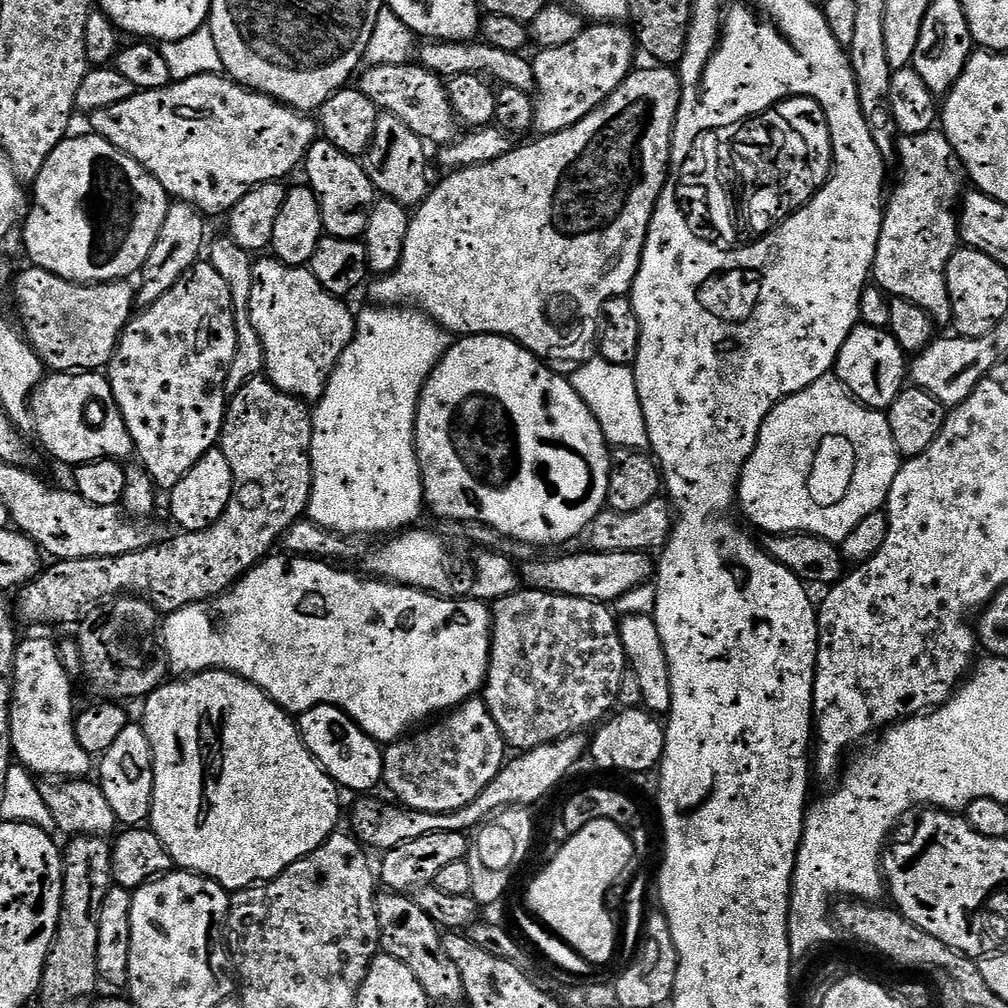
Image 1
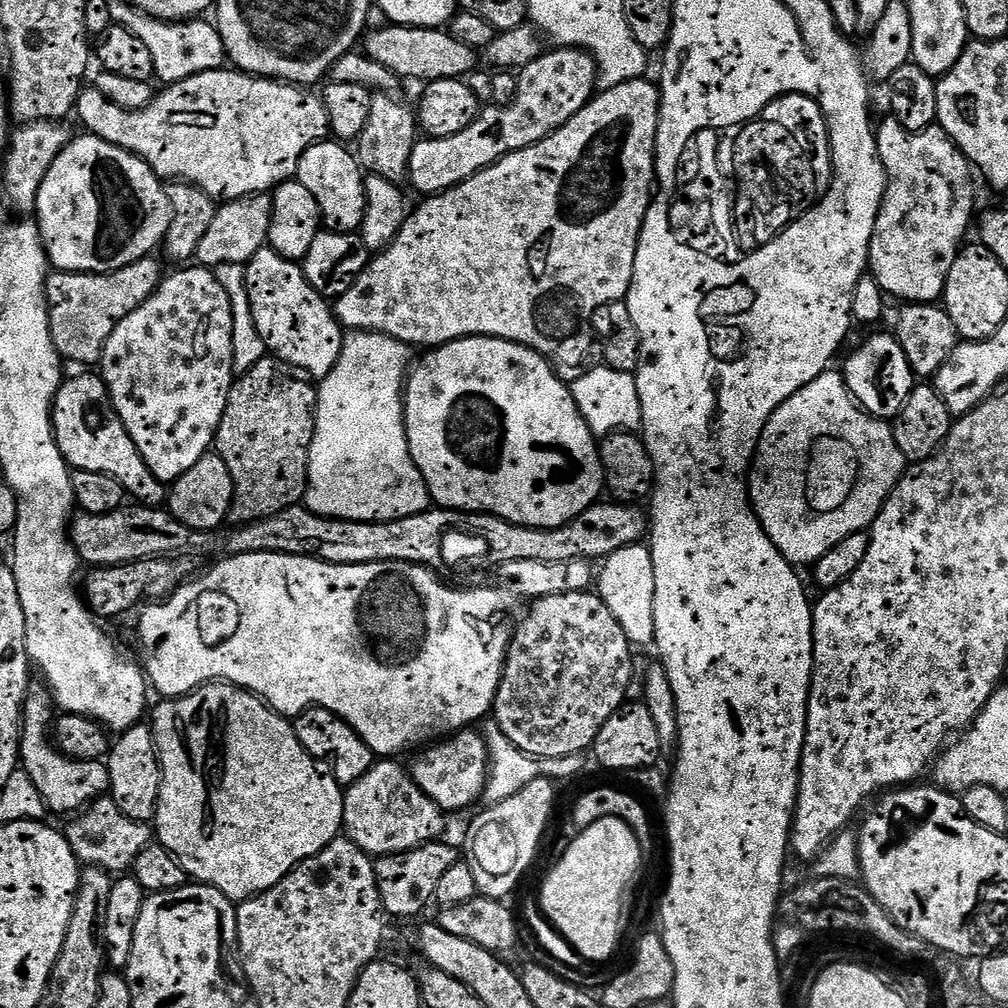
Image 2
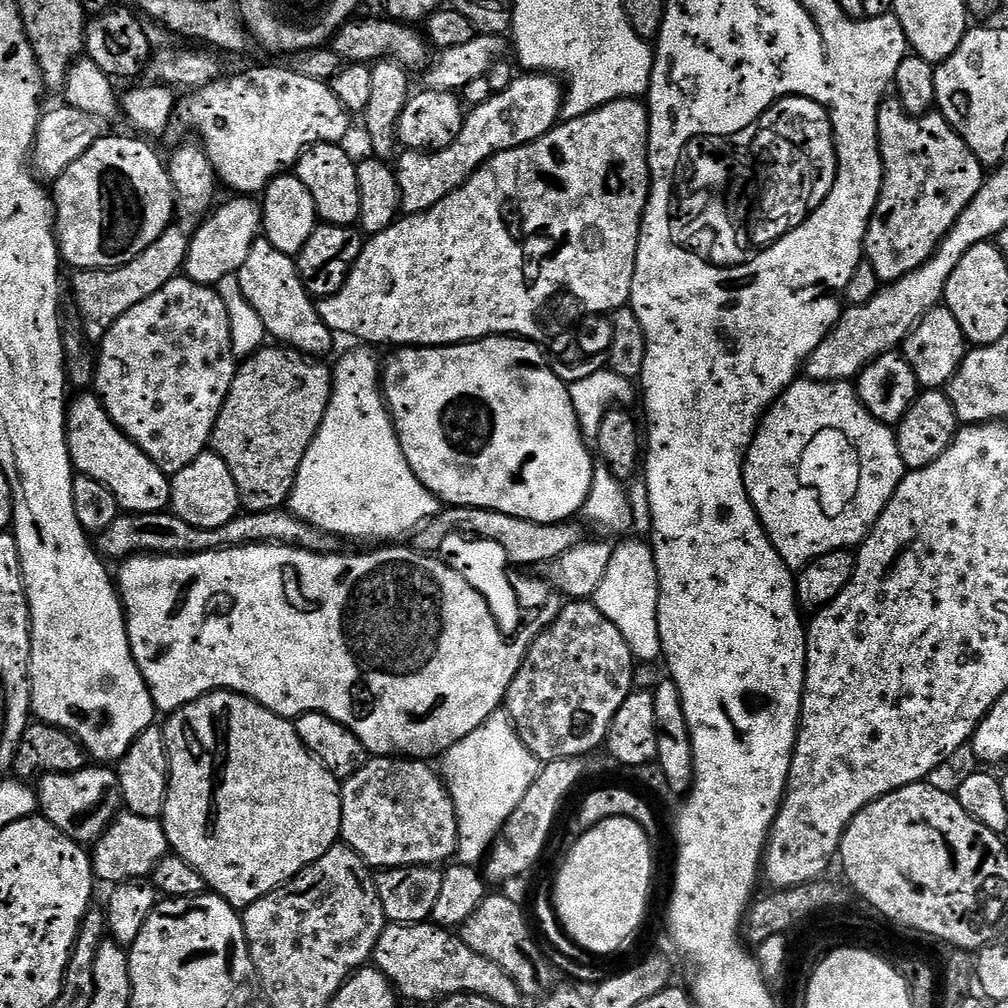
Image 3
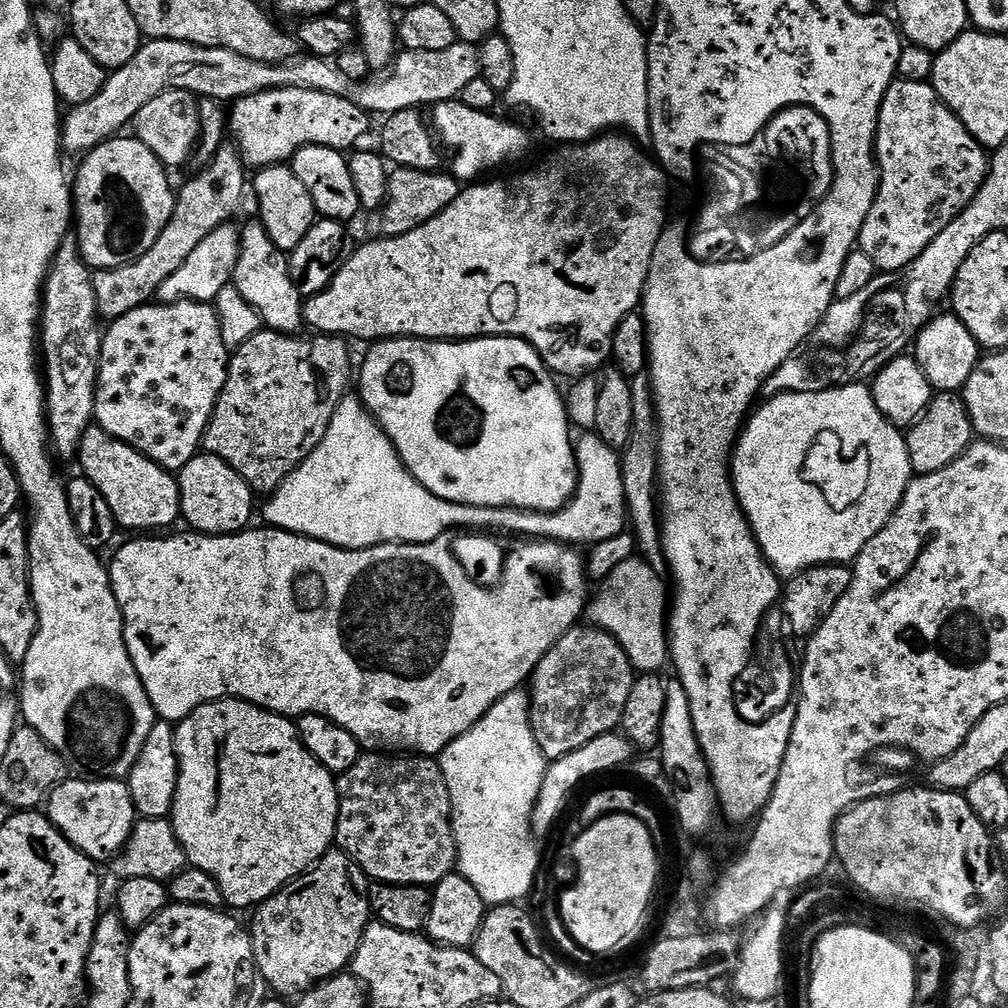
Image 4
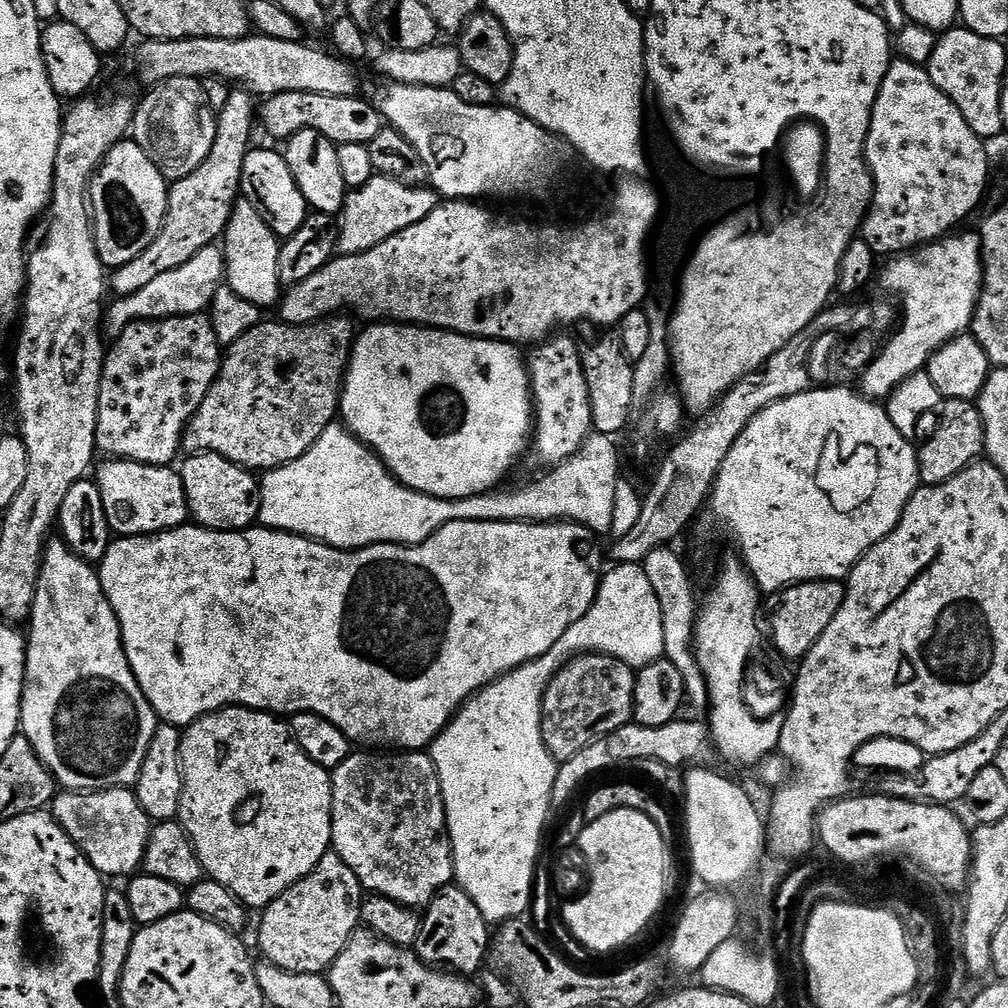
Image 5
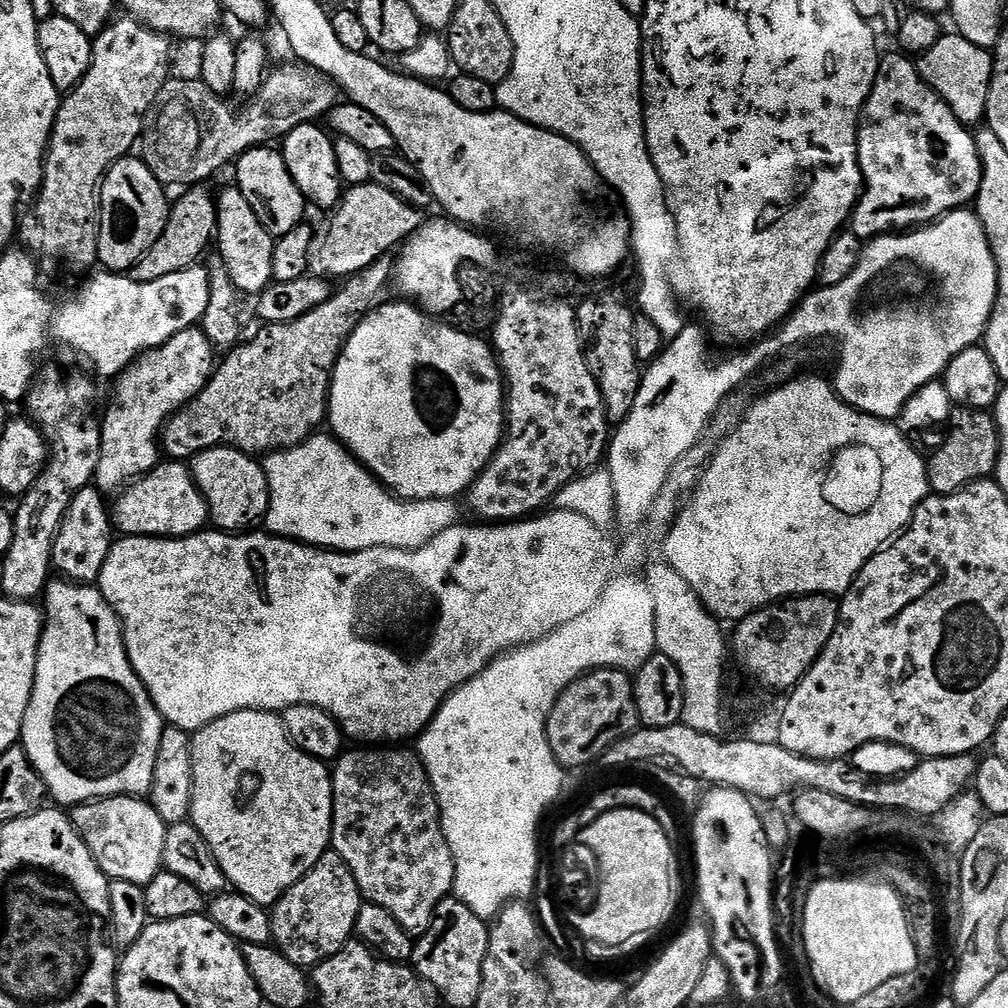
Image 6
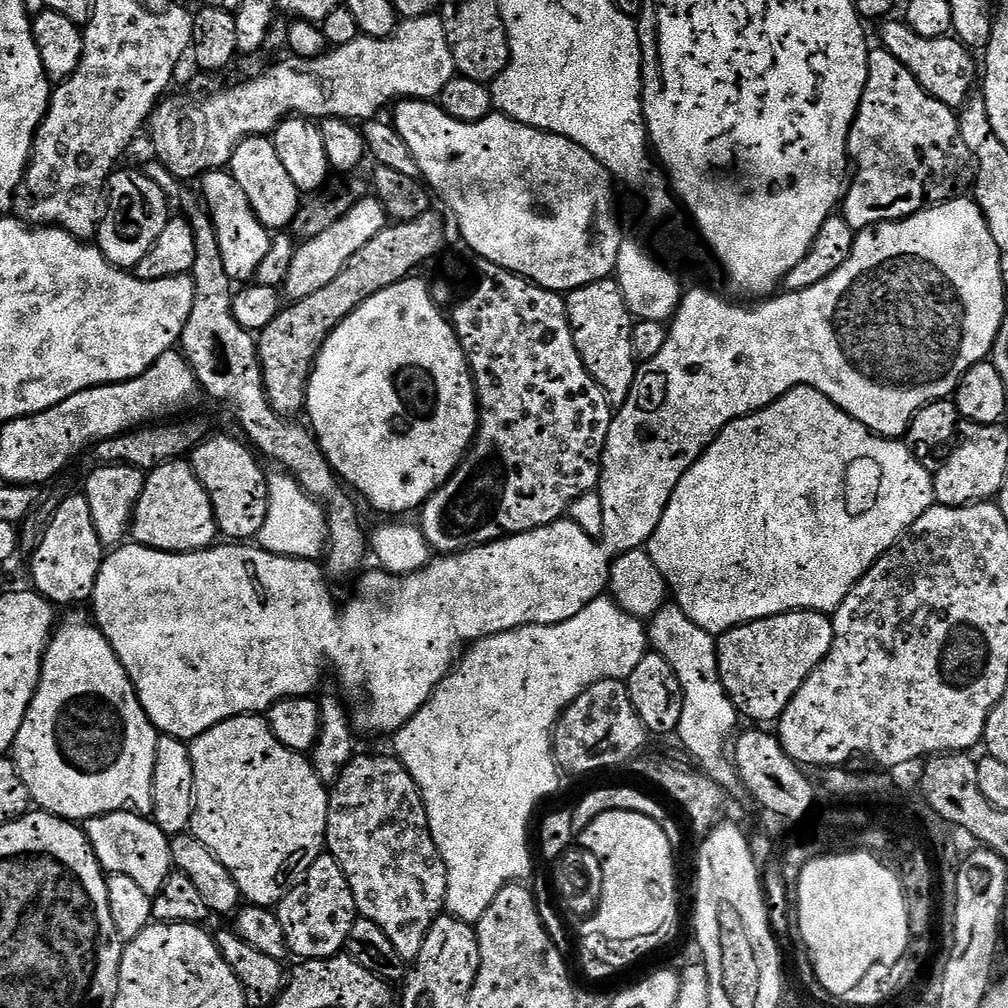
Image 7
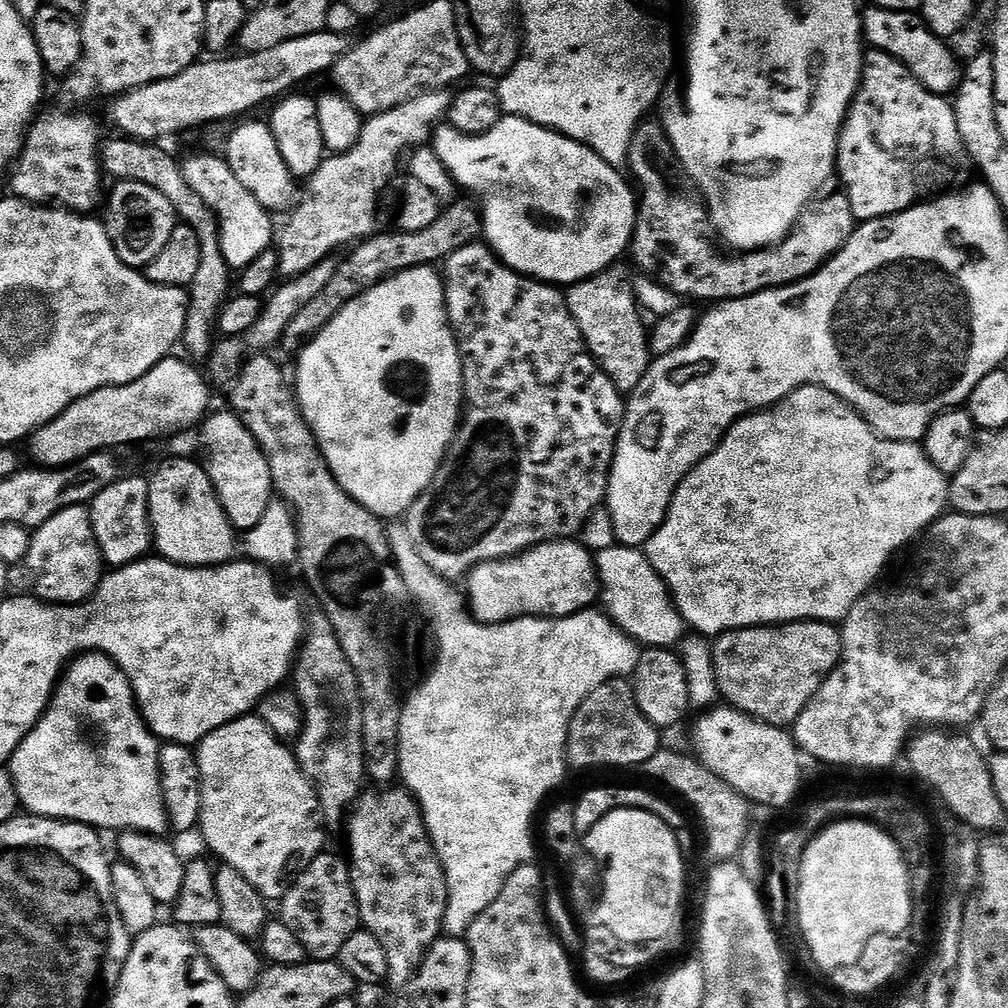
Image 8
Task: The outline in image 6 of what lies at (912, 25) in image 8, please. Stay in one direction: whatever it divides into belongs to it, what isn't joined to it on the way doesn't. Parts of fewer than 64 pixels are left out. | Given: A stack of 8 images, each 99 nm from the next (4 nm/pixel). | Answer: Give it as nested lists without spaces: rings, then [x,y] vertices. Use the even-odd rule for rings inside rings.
[[[941,35],[938,43],[930,46],[930,50],[919,53],[920,77],[950,106],[958,122],[966,126],[983,125],[988,114],[993,53],[987,48],[974,46],[974,42],[962,35],[951,35]]]

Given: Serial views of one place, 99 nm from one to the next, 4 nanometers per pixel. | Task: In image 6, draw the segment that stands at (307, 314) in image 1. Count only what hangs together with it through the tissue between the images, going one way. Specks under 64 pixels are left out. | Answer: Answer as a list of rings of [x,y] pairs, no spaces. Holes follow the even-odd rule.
[[[229,186],[216,201],[216,231],[218,233],[218,254],[223,258],[226,270],[234,282],[237,293],[252,292],[259,294],[273,283],[272,278],[272,245],[274,238],[262,226],[258,214],[246,202],[240,189]]]

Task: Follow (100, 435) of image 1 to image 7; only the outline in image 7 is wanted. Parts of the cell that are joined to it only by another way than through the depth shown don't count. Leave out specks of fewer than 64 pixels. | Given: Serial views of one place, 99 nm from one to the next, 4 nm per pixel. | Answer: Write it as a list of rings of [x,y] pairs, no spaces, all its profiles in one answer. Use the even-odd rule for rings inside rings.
[[[183,459],[169,460],[147,473],[144,489],[132,511],[130,536],[137,544],[163,552],[197,552],[217,543],[212,503],[191,463]]]

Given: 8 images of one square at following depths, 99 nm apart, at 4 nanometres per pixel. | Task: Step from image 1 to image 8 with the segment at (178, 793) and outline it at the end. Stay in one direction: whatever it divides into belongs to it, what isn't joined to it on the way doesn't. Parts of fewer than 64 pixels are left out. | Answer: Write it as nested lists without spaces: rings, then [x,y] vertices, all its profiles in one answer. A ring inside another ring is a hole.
[[[255,714],[239,716],[237,720],[231,720],[226,726],[214,730],[205,740],[200,741],[198,747],[195,749],[195,754],[198,770],[200,771],[200,789],[202,790],[202,806],[200,807],[198,832],[204,835],[204,840],[208,843],[209,850],[220,859],[220,862],[223,862],[227,867],[238,870],[238,874],[242,874],[242,878],[246,878],[246,882],[250,882],[250,886],[260,892],[260,895],[265,900],[269,902],[279,901],[284,891],[288,889],[289,884],[295,880],[296,875],[314,857],[320,855],[322,849],[325,847],[323,832],[325,829],[322,827],[322,817],[319,813],[320,803],[316,797],[316,787],[308,781],[306,774],[300,768],[300,763],[296,760],[295,751],[285,741],[279,740],[274,734],[270,734],[268,727]]]

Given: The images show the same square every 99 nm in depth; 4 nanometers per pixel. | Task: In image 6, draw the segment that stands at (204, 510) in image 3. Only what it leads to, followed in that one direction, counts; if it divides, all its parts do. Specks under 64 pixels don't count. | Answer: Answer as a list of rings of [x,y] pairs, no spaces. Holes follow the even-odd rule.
[[[207,448],[190,461],[192,479],[208,504],[208,515],[217,529],[243,533],[268,515],[268,479],[261,461],[236,448]]]

